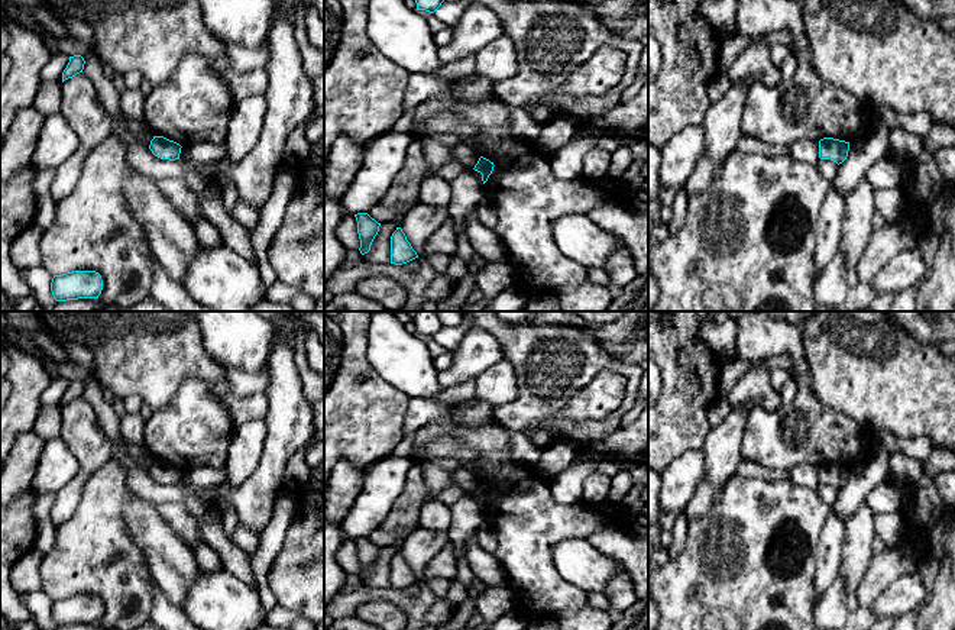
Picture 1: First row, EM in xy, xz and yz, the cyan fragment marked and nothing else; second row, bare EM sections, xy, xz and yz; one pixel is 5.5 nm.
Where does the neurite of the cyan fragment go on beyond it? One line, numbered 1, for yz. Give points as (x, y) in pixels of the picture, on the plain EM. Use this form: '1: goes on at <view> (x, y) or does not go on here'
1: does not go on here

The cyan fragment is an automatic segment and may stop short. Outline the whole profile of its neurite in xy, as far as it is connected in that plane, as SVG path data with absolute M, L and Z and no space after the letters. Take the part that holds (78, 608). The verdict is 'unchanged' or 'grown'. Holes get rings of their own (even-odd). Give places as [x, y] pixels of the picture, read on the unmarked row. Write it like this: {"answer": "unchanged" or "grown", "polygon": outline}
{"answer": "unchanged", "polygon": "M72 595L54 600L51 616L56 626L98 623L103 614L101 600L96 595Z"}

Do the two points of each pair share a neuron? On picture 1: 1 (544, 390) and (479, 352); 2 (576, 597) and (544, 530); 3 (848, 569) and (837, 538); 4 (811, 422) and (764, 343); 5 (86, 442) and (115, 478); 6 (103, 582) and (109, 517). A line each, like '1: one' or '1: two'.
1: two
2: one
3: two
4: one
5: two
6: one

